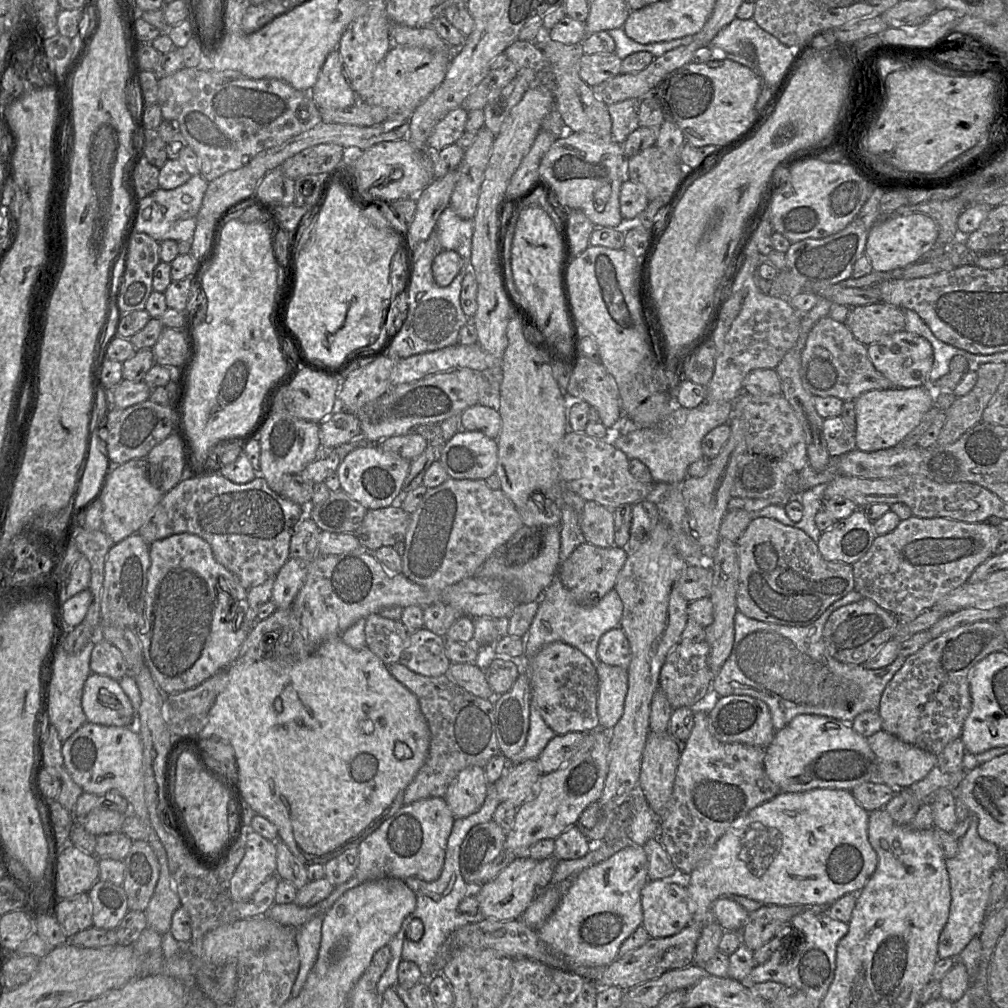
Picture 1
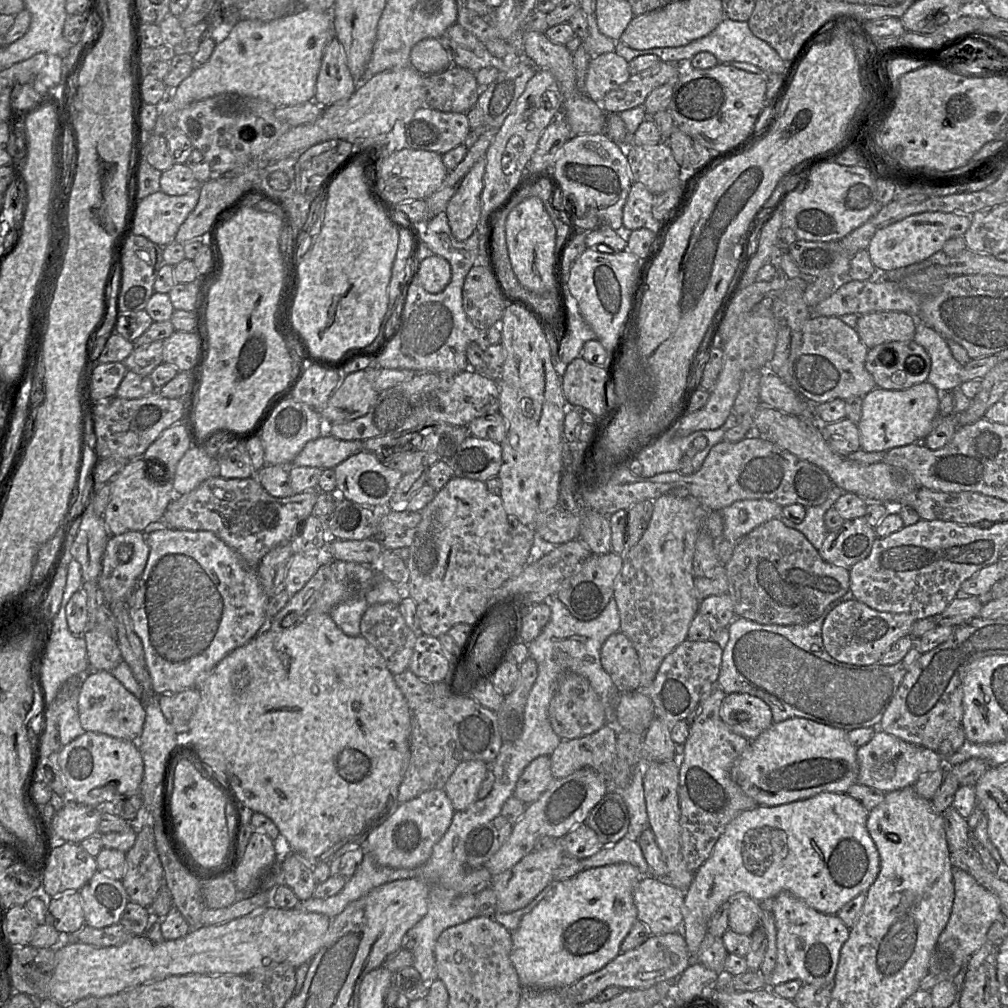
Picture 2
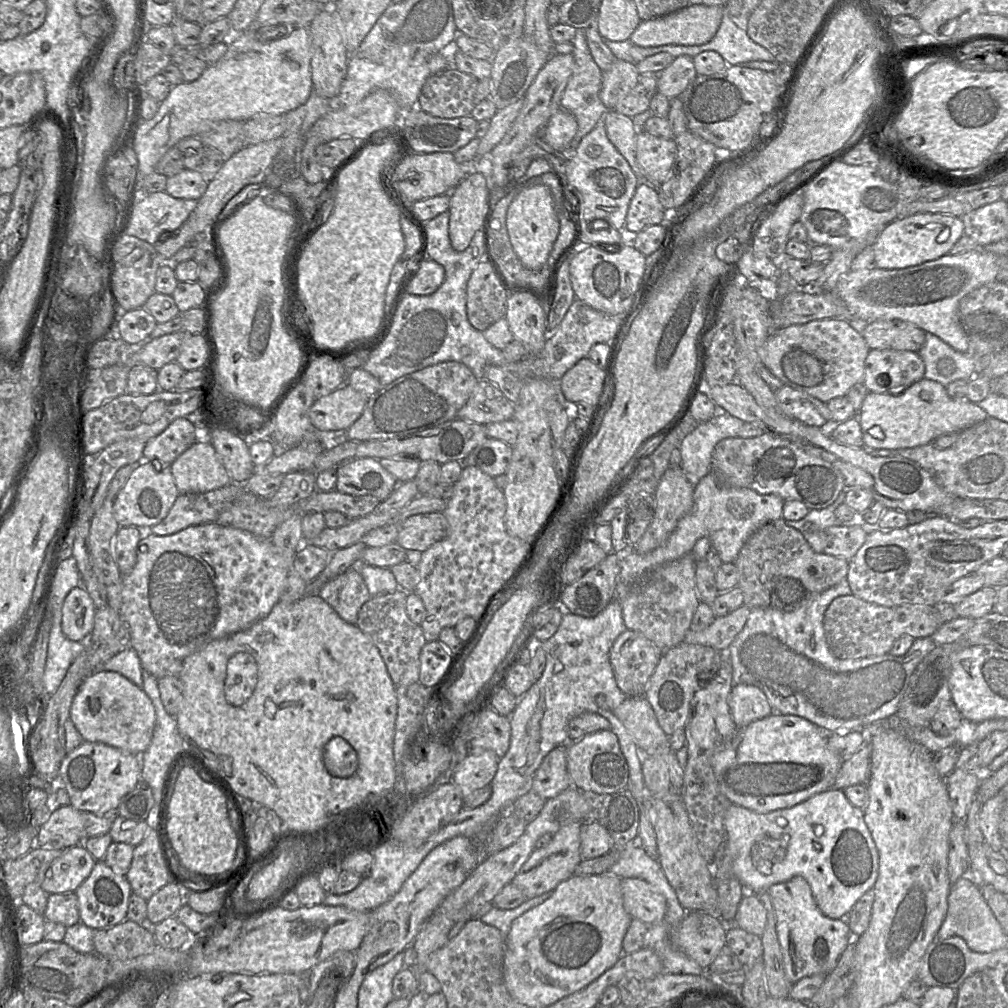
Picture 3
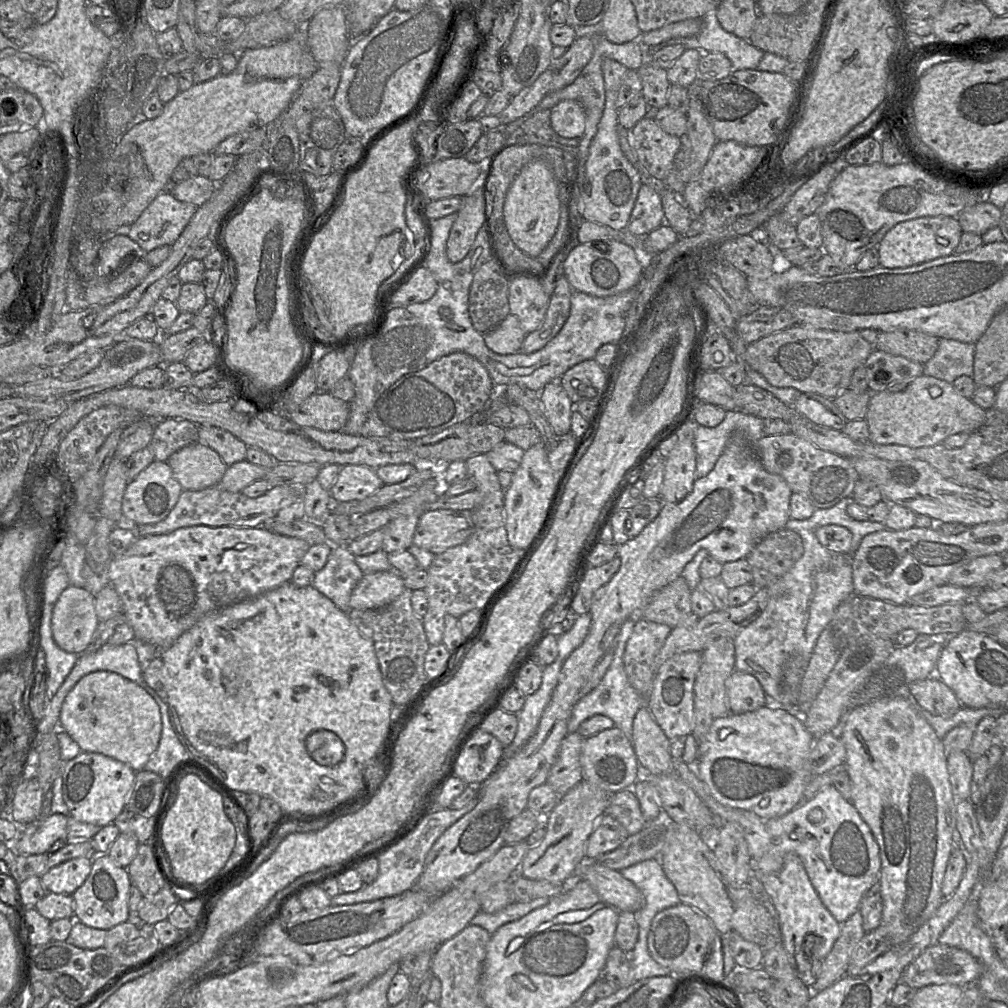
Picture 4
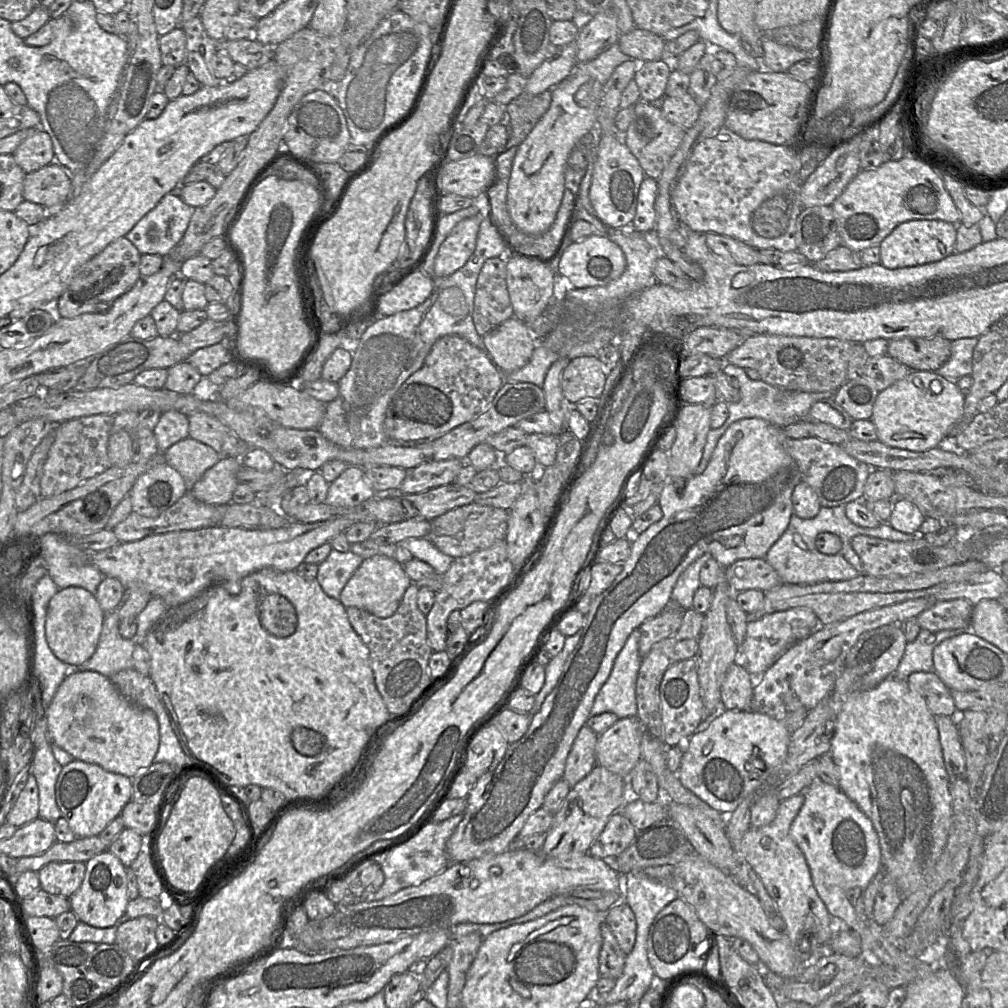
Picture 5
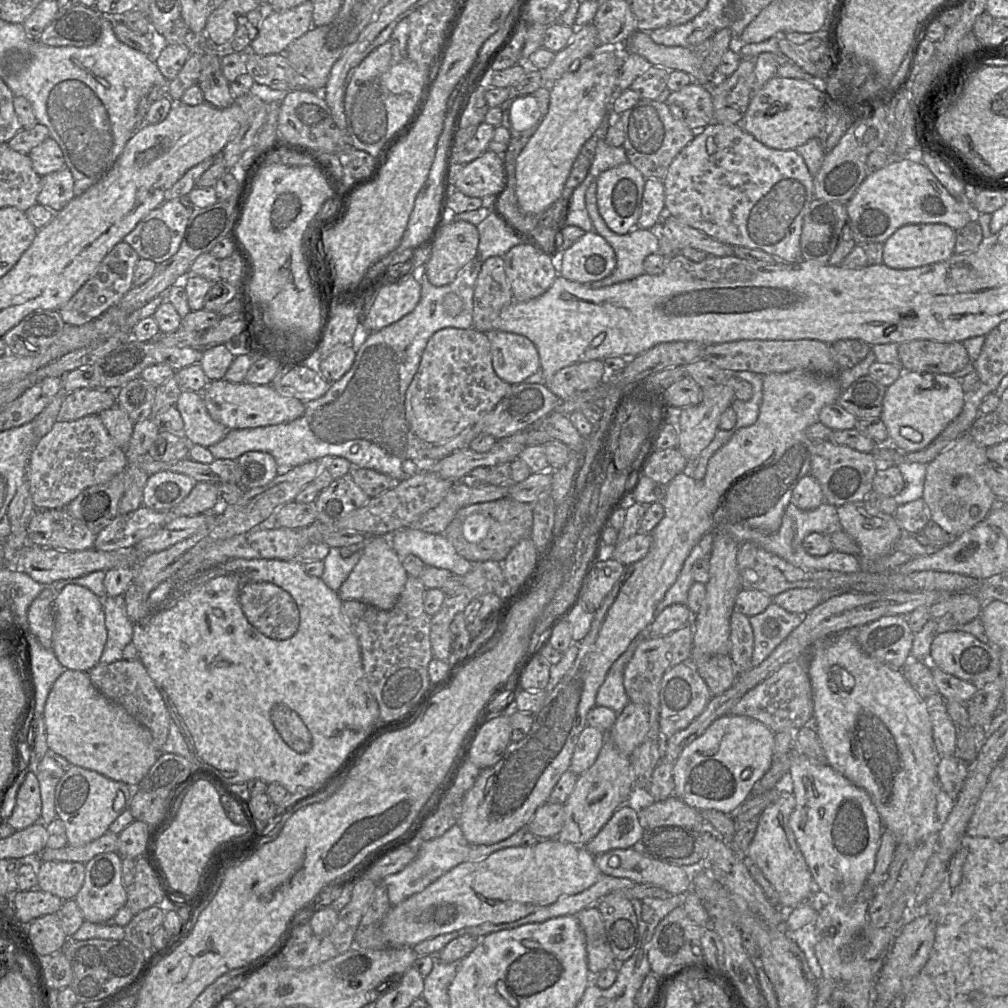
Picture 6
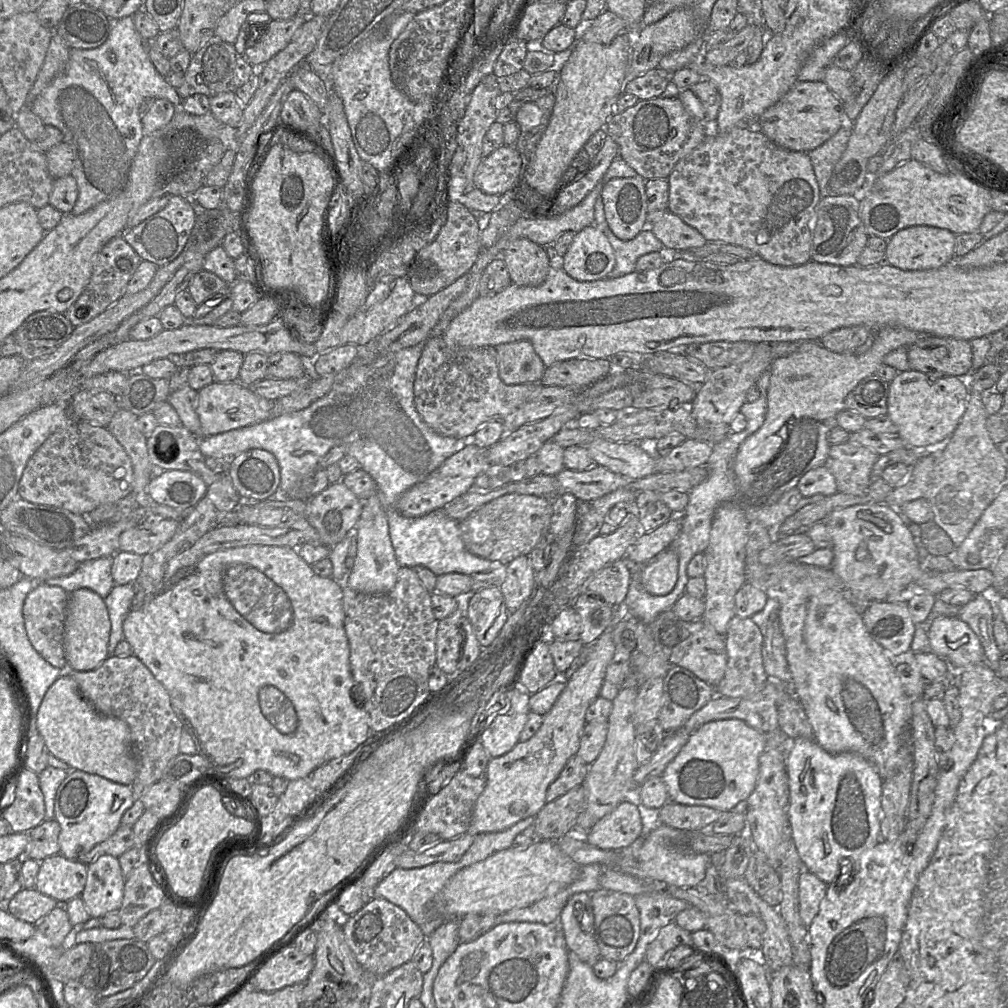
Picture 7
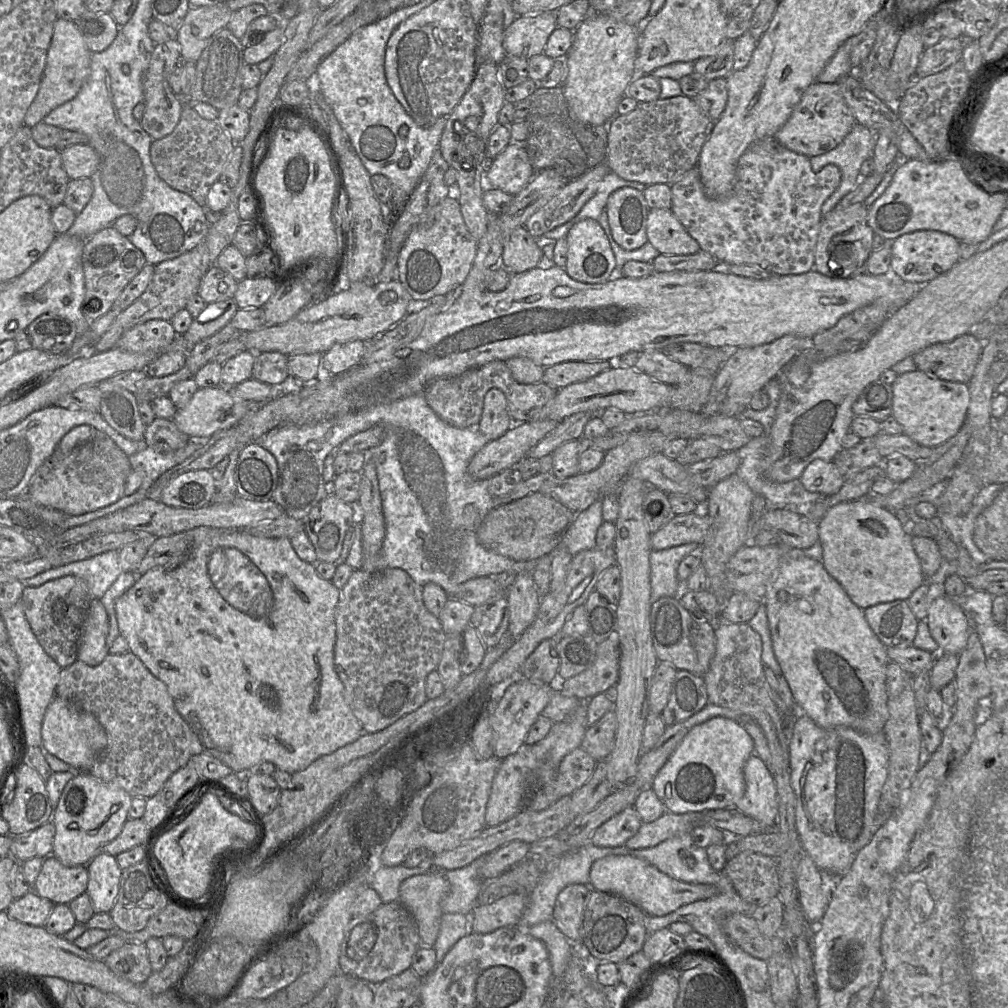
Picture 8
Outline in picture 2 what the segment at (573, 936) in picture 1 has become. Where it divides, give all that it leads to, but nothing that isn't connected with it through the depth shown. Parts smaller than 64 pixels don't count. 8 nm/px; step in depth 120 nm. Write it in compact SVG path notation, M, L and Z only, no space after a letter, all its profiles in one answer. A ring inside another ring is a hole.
M616 863L600 867L592 867L583 869L572 878L555 882L551 895L541 900L529 913L525 914L515 931L511 931L512 949L510 960L515 968L519 982L523 988L532 989L565 989L566 987L576 983L584 976L600 970L607 963L613 960L620 953L620 945L634 922L637 919L637 909L633 901L633 890L636 883L643 875L640 874L638 868L629 863Z

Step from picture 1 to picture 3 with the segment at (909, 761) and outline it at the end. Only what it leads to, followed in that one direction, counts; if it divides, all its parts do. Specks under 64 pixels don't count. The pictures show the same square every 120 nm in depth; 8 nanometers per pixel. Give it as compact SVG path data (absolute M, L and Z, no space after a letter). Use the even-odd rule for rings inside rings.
M864 743L851 757L844 760L835 779L833 788L866 784L870 775L871 747Z

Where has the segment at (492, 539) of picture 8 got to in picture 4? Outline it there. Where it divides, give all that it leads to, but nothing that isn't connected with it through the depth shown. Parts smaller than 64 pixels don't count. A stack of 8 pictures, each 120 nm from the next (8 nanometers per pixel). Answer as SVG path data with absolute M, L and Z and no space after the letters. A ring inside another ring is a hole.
M427 510L418 520L412 544L438 555L465 543L472 532L470 510Z

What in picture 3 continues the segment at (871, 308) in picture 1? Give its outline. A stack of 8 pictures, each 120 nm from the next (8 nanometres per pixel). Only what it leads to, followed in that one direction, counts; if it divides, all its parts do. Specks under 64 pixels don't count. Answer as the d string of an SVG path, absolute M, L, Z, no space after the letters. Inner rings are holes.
M898 319L870 322L862 336L870 350L893 349L918 352L926 340L926 332L923 329Z

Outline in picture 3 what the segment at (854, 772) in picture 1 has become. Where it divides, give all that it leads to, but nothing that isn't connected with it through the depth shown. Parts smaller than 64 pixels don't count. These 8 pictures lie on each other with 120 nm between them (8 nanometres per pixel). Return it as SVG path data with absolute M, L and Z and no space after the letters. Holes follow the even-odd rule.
M773 714L739 728L733 739L711 759L723 795L732 804L756 813L789 808L833 788L842 763L843 759L828 747L828 737L813 723L796 715Z

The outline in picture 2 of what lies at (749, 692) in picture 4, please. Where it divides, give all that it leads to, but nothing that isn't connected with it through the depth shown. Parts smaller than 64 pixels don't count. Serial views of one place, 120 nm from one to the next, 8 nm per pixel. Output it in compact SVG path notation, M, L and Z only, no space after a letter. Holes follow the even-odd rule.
M732 693L724 697L720 717L729 729L748 740L757 738L773 724L769 706L747 693Z

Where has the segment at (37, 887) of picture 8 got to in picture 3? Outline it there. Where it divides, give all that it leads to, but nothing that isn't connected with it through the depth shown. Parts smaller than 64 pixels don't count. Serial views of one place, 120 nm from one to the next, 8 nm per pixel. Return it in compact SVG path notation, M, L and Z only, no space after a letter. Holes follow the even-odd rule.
M78 844L68 849L56 849L62 850L61 856L53 860L50 867L46 870L44 878L41 882L41 888L48 894L53 893L72 893L82 884L82 882L90 875L96 860L91 853L84 847L83 844Z

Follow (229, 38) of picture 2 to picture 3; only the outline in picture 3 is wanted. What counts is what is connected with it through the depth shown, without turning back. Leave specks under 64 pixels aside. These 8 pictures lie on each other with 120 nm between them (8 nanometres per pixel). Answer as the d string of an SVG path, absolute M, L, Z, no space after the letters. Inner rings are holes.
M308 28L294 29L287 37L274 41L260 41L255 31L244 31L234 33L226 43L228 50L220 60L208 65L197 80L172 86L168 96L159 104L156 115L150 120L141 120L131 148L104 163L102 180L118 200L127 198L135 179L142 180L155 172L163 155L181 139L205 134L223 120L247 121L258 113L285 115L308 100L313 91L311 36Z

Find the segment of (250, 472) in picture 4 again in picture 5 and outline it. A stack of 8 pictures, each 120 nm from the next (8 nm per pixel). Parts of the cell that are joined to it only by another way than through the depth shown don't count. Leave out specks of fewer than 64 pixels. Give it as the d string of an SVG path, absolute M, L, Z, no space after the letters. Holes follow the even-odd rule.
M221 457L197 482L189 486L189 492L207 504L229 504L238 485L236 474L241 466L240 457Z

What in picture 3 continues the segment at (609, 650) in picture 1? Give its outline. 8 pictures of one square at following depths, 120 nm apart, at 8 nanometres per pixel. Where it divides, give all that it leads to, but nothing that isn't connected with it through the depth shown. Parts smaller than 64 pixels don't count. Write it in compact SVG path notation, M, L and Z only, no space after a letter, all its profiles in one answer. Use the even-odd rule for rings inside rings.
M626 629L610 649L610 663L618 687L627 697L644 696L663 651L640 632Z

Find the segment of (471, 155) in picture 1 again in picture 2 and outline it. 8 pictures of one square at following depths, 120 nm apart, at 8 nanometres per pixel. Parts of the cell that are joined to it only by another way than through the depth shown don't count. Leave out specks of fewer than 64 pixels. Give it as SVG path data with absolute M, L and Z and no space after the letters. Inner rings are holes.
M482 157L465 176L446 206L448 224L459 241L468 239L477 229L485 168L486 158Z

